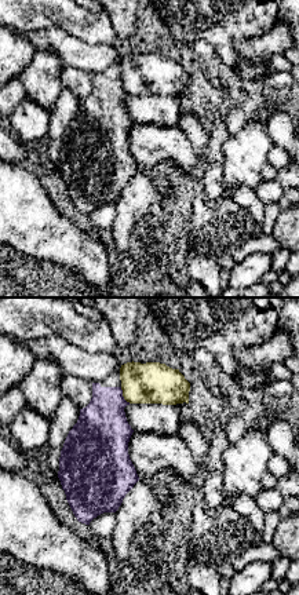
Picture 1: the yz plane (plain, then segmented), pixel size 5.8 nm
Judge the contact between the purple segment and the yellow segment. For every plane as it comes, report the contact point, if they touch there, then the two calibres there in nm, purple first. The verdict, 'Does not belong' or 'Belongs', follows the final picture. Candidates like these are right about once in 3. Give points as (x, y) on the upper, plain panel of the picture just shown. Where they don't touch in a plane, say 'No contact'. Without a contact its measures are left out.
Touches purple at (121, 87). Thickness 320 nm (purple) against 240 nm

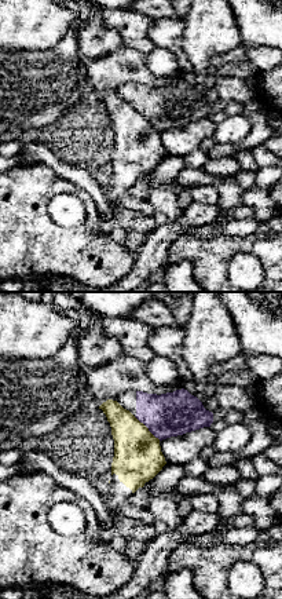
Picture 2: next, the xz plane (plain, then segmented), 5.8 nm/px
Touches purple at (147, 119). Thickness 260 nm (purple) against 280 nm

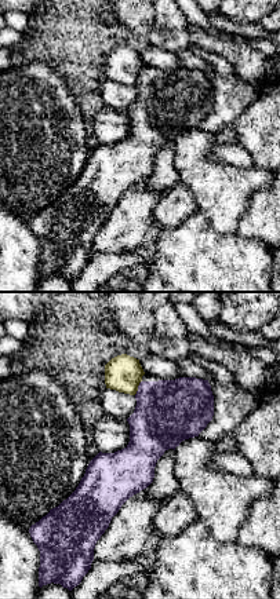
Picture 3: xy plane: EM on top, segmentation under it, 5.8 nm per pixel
Touches purple at (138, 79). Thickness 380 nm (purple) against 220 nm

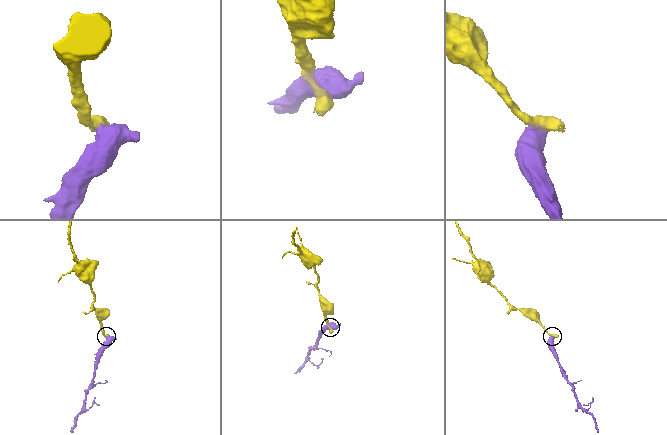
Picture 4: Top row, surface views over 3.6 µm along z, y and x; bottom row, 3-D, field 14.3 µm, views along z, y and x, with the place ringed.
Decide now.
Does not belong

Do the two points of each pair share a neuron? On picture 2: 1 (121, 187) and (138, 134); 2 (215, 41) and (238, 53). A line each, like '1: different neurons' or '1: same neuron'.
1: same neuron
2: different neurons

